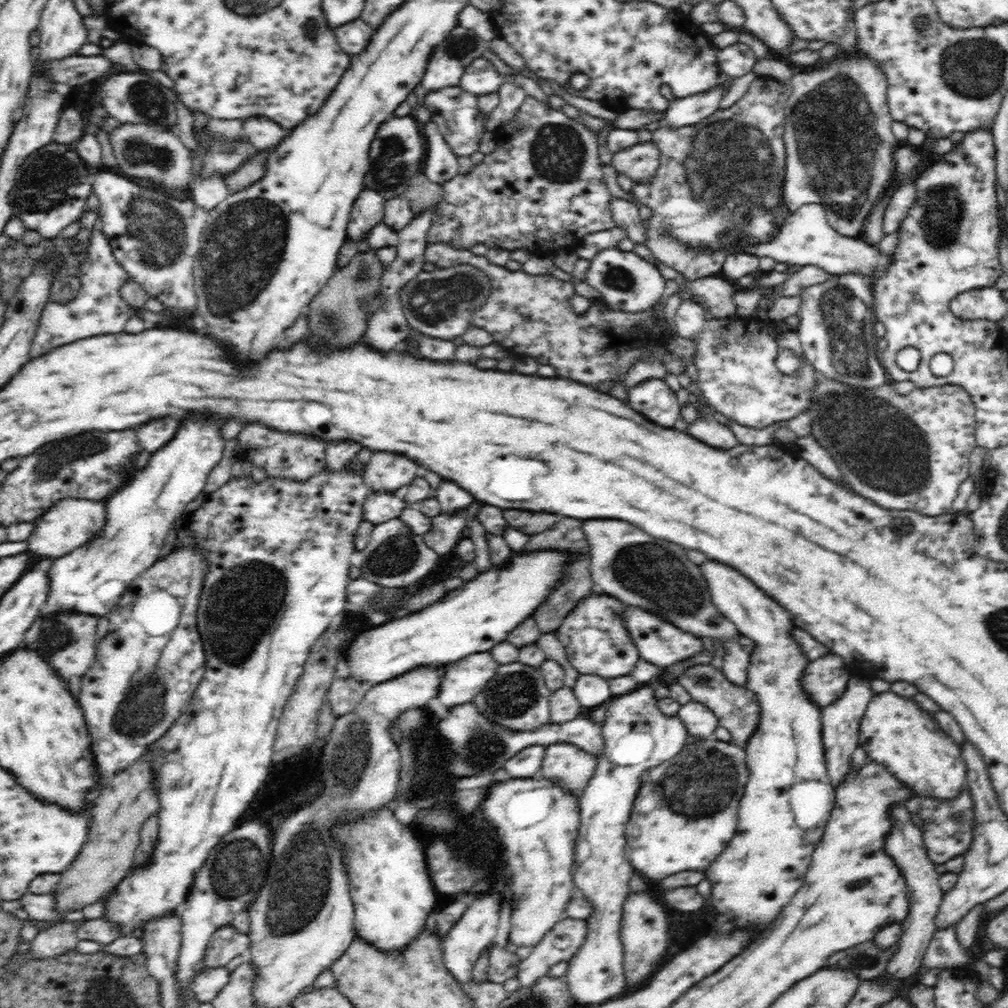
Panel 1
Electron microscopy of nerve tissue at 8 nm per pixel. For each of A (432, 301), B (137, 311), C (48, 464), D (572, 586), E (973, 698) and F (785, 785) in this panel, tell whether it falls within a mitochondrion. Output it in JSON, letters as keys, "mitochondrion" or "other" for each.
{"A":"mitochondrion","B":"other","C":"mitochondrion","D":"mitochondrion","E":"other","F":"other"}

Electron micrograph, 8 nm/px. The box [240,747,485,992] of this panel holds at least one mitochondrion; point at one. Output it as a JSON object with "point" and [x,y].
{"point":[299,890]}

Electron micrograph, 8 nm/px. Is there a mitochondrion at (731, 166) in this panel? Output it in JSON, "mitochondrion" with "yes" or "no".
{"mitochondrion":"yes"}

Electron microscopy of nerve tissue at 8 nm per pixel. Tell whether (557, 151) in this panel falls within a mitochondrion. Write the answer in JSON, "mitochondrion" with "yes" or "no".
{"mitochondrion":"yes"}

